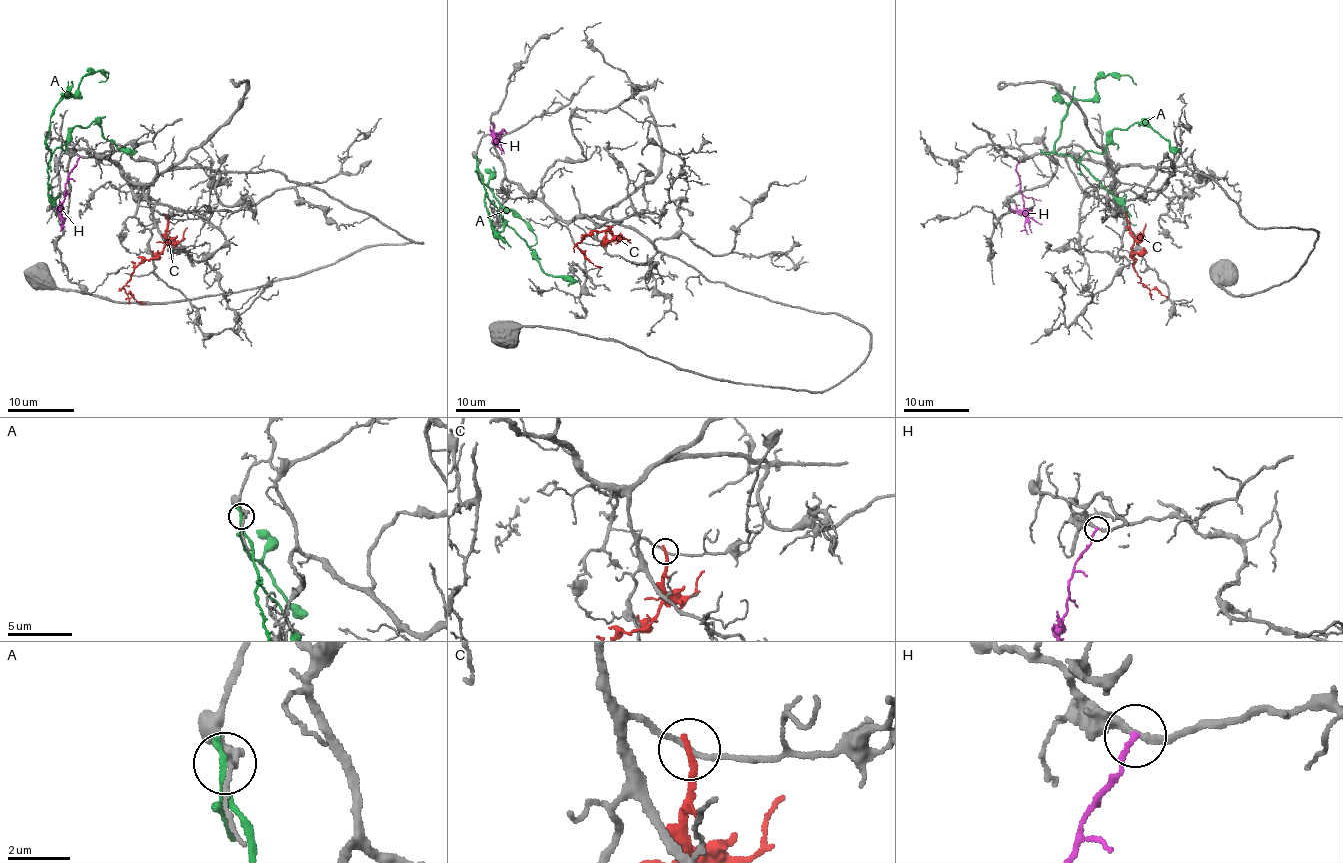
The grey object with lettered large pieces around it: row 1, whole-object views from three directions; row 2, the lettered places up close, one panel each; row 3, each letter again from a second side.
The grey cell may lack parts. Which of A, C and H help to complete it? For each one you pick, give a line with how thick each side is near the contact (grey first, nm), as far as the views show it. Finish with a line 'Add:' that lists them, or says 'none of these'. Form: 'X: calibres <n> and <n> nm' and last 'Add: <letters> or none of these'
H: calibres 240 and 150 nm
Add: H

